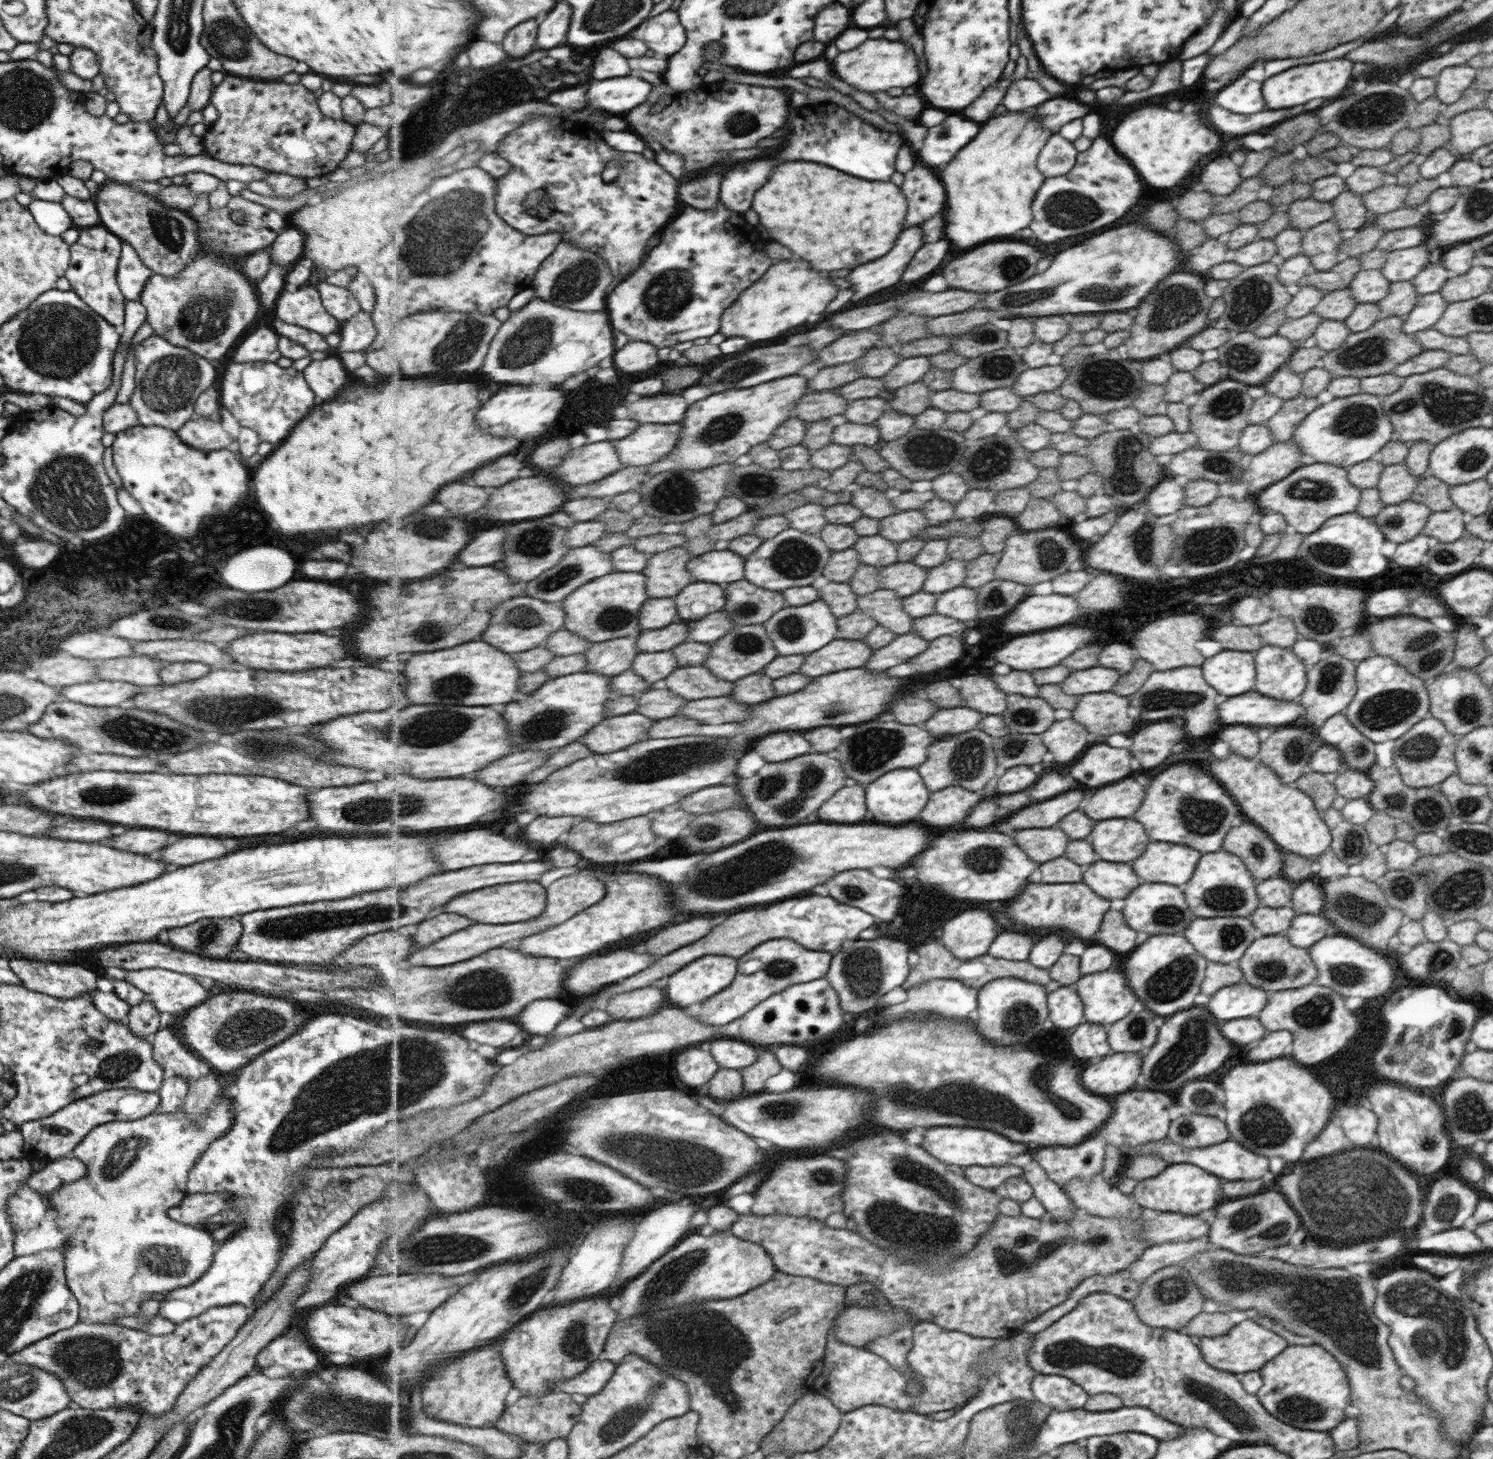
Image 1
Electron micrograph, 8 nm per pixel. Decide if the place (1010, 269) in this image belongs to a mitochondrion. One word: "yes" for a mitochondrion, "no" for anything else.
yes

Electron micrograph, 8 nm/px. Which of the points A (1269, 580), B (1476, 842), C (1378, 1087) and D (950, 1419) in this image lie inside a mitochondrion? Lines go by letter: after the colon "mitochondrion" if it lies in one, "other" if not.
A: other
B: mitochondrion
C: other
D: other

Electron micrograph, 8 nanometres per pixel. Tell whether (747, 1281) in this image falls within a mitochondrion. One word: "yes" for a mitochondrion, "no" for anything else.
no

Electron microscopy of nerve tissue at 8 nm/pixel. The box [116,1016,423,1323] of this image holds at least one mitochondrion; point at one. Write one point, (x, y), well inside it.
(166, 1261)

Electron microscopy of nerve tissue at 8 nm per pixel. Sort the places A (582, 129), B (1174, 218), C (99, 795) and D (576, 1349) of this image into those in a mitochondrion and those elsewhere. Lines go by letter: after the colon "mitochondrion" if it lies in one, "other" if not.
A: other
B: other
C: mitochondrion
D: mitochondrion

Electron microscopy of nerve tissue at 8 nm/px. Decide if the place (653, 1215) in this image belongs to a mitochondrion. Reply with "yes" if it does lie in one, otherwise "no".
no

